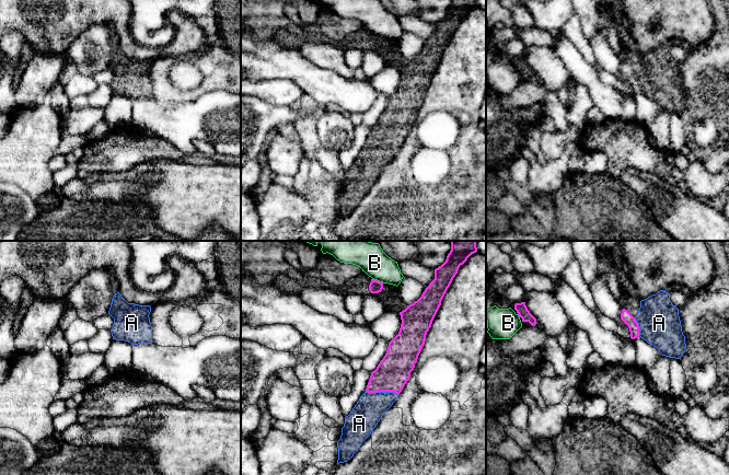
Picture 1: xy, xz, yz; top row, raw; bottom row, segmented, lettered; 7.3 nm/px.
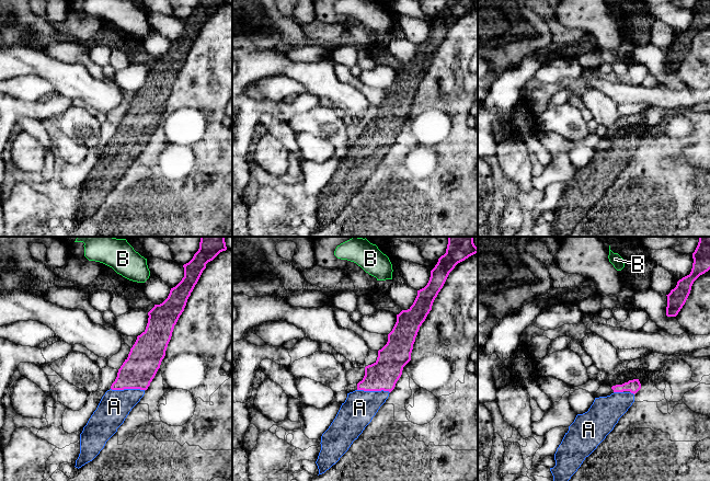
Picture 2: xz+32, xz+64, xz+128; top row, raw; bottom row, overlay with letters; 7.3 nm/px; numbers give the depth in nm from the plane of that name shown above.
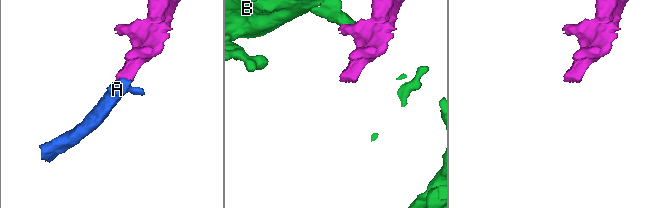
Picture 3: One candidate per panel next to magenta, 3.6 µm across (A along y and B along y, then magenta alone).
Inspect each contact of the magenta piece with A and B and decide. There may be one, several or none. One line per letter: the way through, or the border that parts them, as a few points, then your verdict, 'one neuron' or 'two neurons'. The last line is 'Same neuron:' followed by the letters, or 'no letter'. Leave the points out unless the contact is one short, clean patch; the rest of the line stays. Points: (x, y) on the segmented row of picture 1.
A: across xz (392, 373), (382, 391), (369, 409) | one neuron
B: two neurons
Same neuron: A

